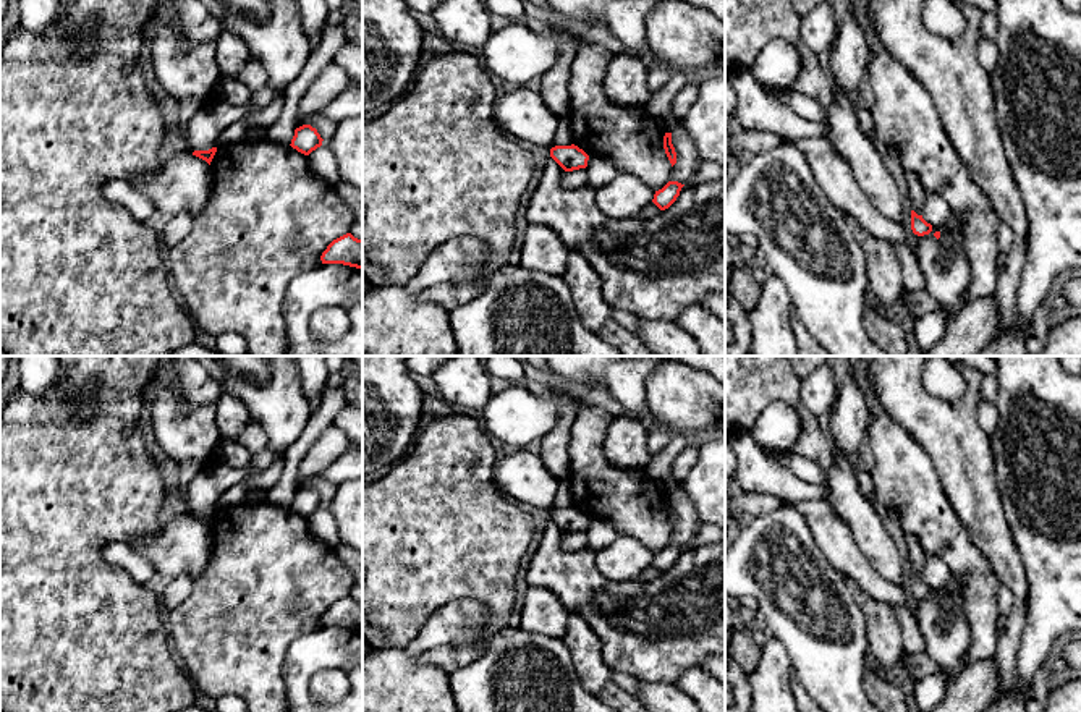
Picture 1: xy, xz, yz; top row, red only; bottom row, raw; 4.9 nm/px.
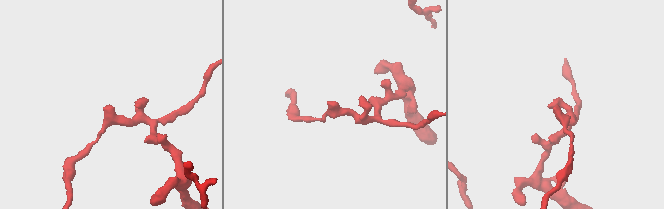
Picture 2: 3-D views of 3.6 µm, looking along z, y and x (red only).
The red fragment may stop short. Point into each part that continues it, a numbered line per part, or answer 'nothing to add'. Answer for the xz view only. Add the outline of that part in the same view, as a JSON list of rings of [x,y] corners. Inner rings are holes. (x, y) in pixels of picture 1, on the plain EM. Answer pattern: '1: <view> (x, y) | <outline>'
nothing to add

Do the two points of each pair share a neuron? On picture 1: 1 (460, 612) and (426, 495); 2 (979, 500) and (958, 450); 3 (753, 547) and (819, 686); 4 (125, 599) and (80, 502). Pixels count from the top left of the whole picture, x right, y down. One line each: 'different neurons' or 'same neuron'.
1: different neurons
2: same neuron
3: same neuron
4: same neuron

